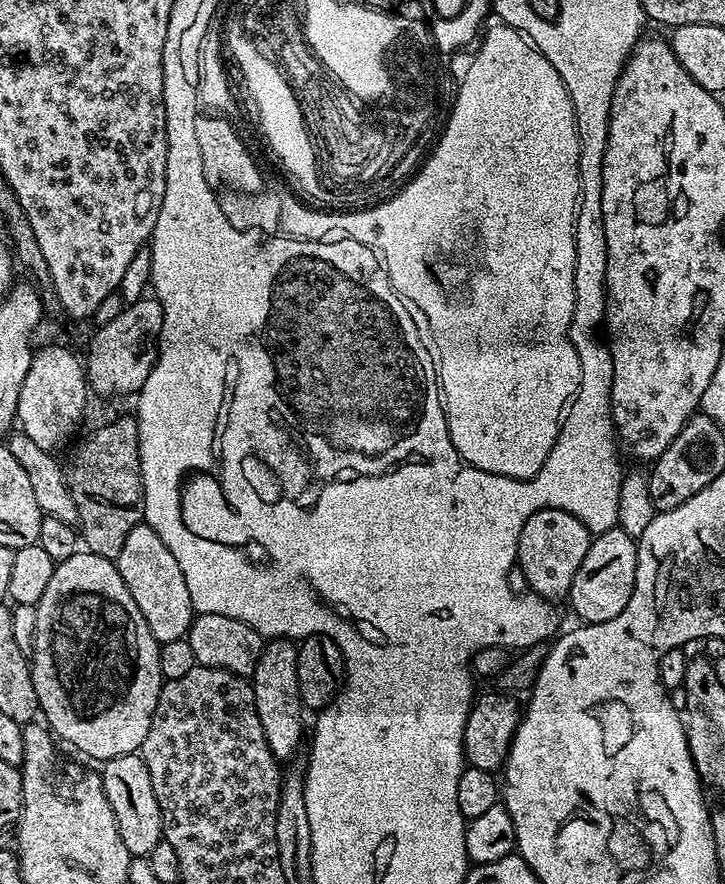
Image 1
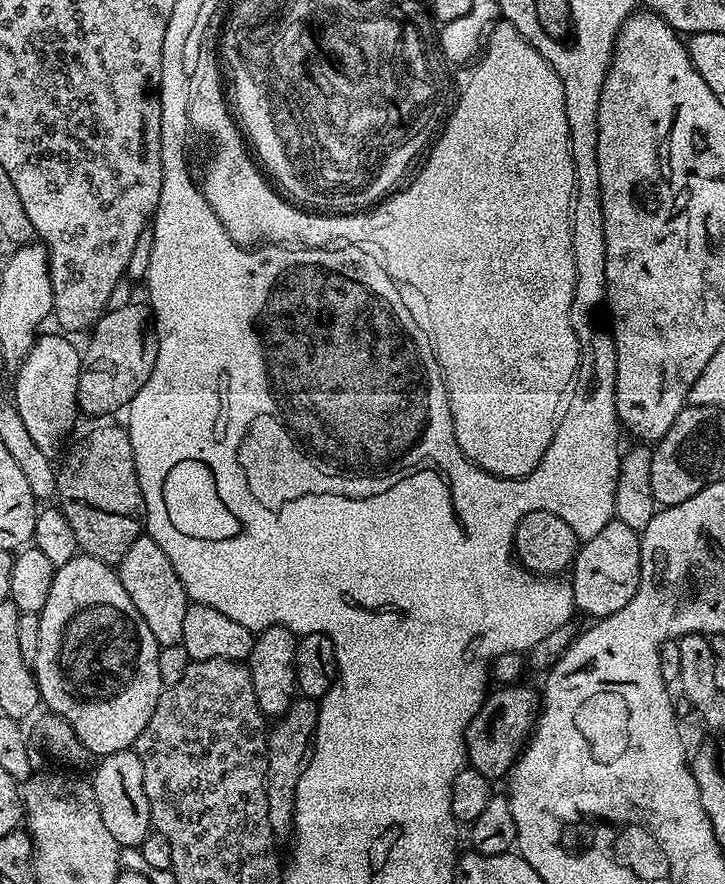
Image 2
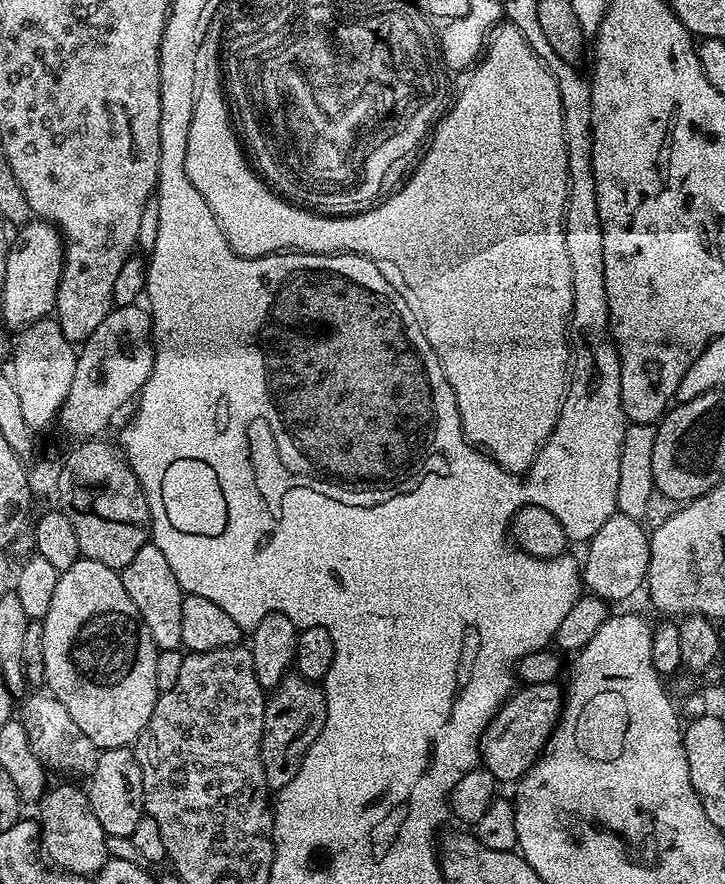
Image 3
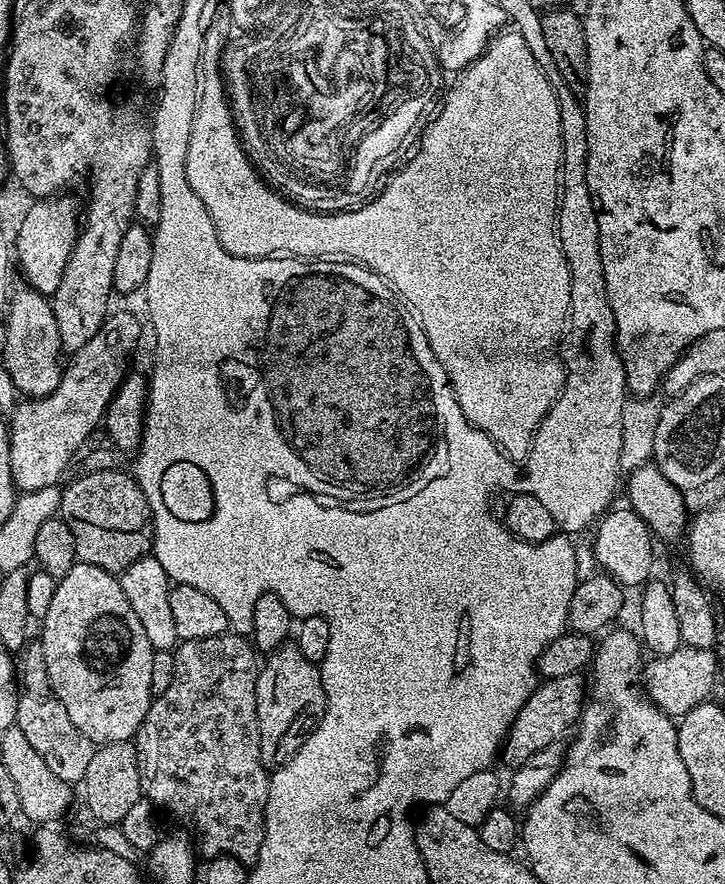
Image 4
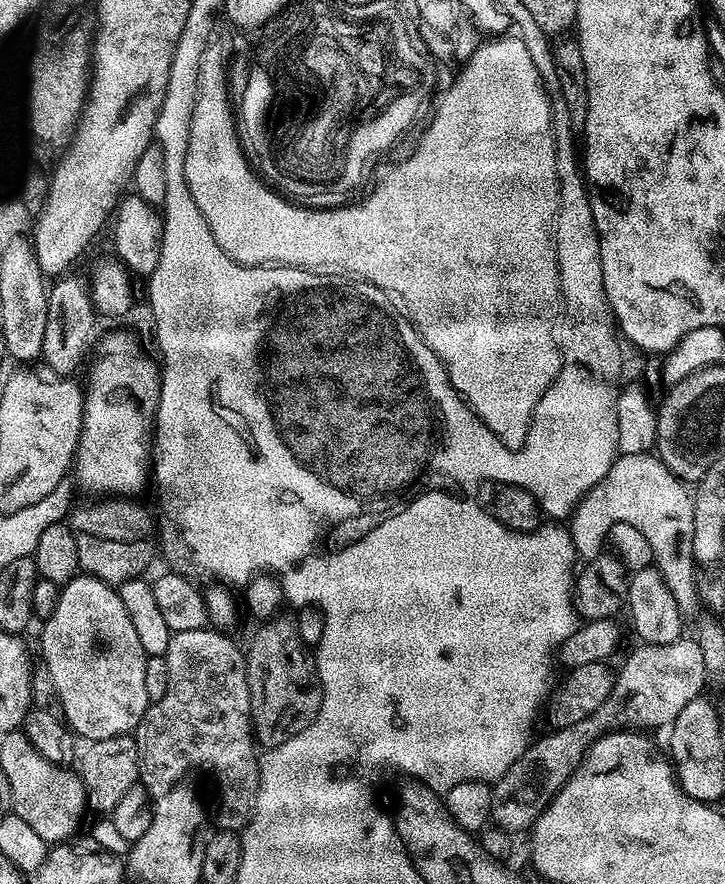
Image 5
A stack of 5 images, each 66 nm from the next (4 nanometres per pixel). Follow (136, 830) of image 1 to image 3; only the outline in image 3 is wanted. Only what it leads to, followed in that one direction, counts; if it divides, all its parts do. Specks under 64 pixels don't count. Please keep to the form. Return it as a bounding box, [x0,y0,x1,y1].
[86,747,146,837]

